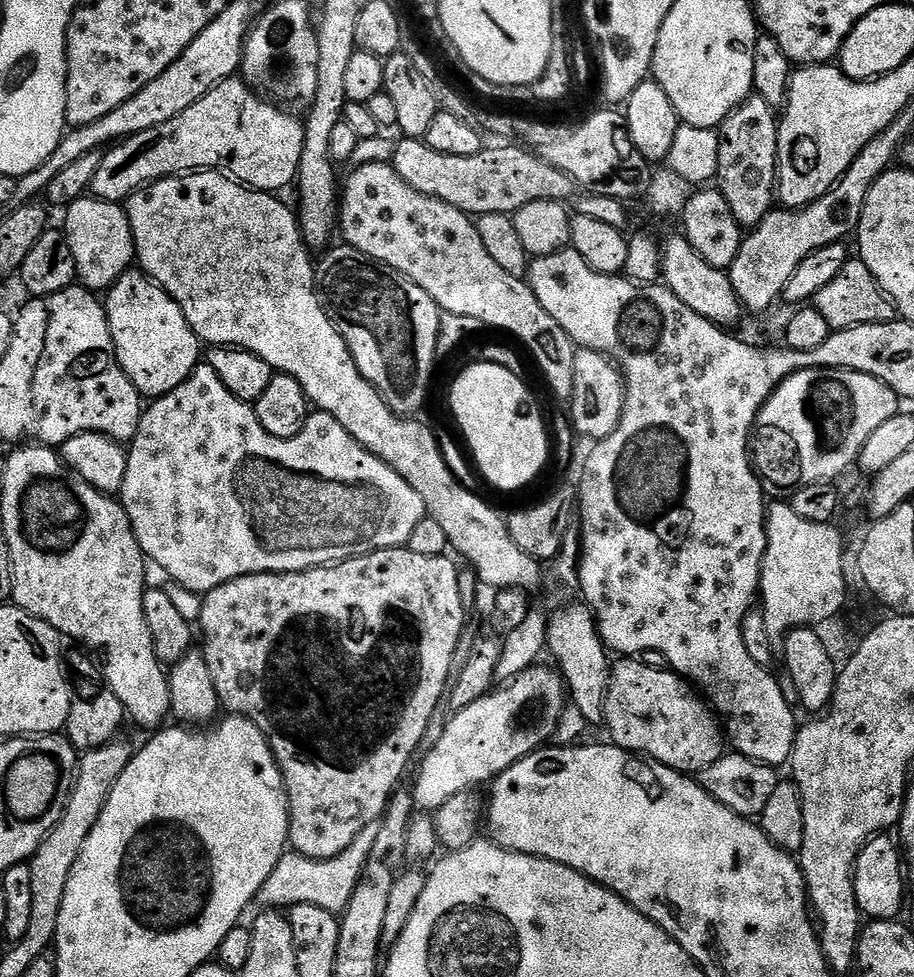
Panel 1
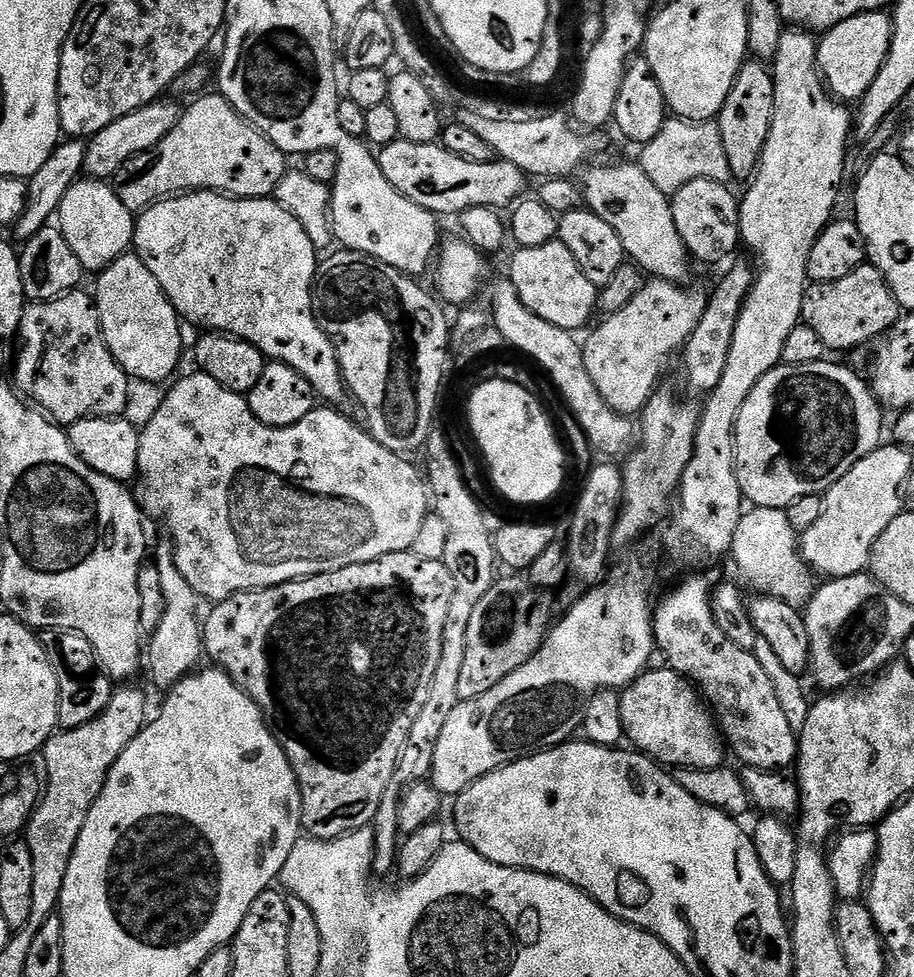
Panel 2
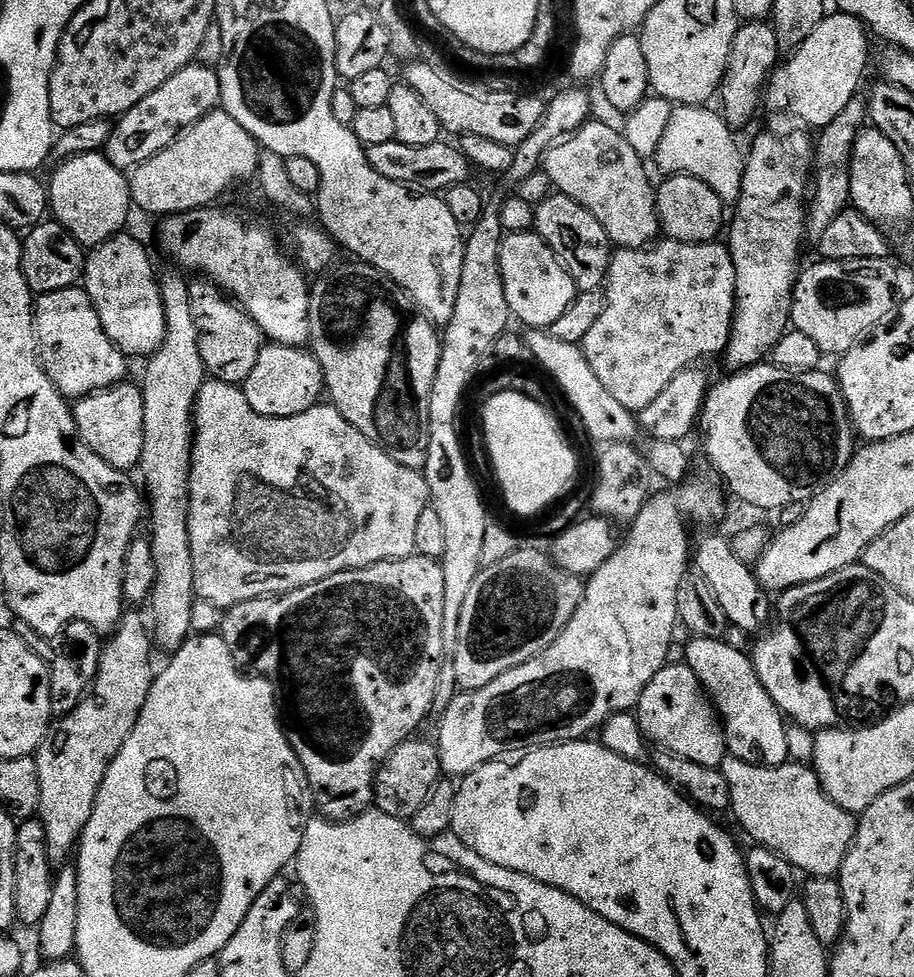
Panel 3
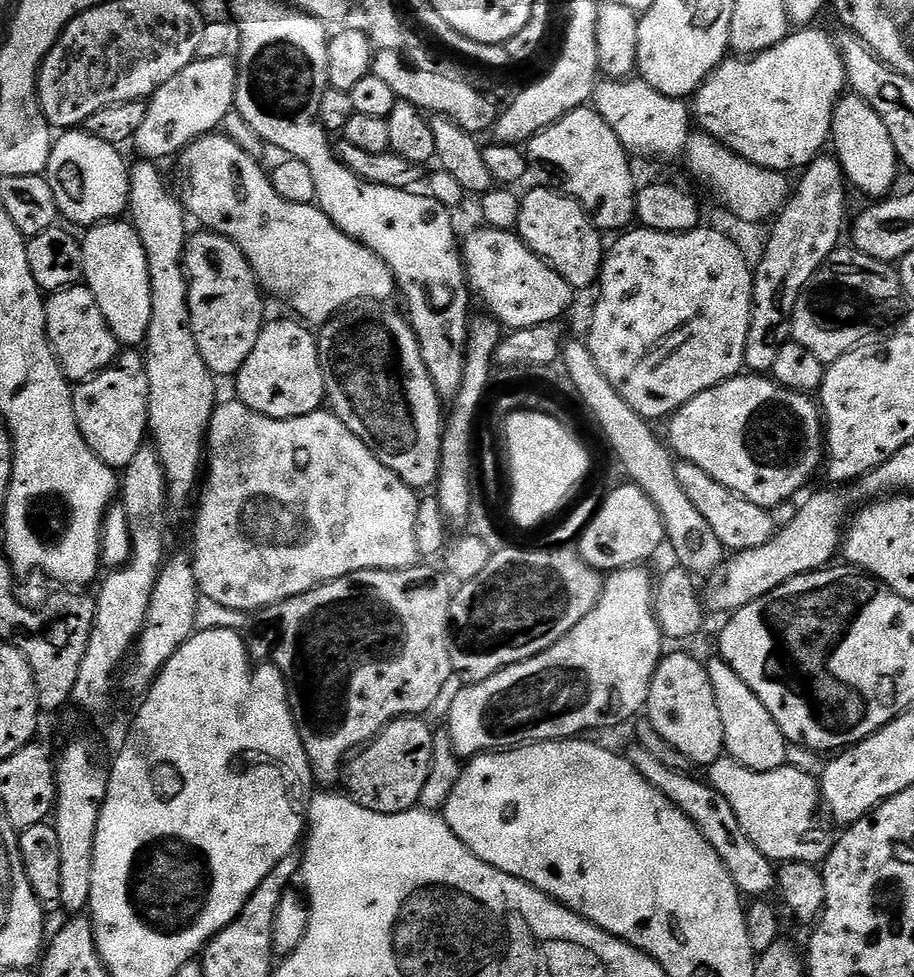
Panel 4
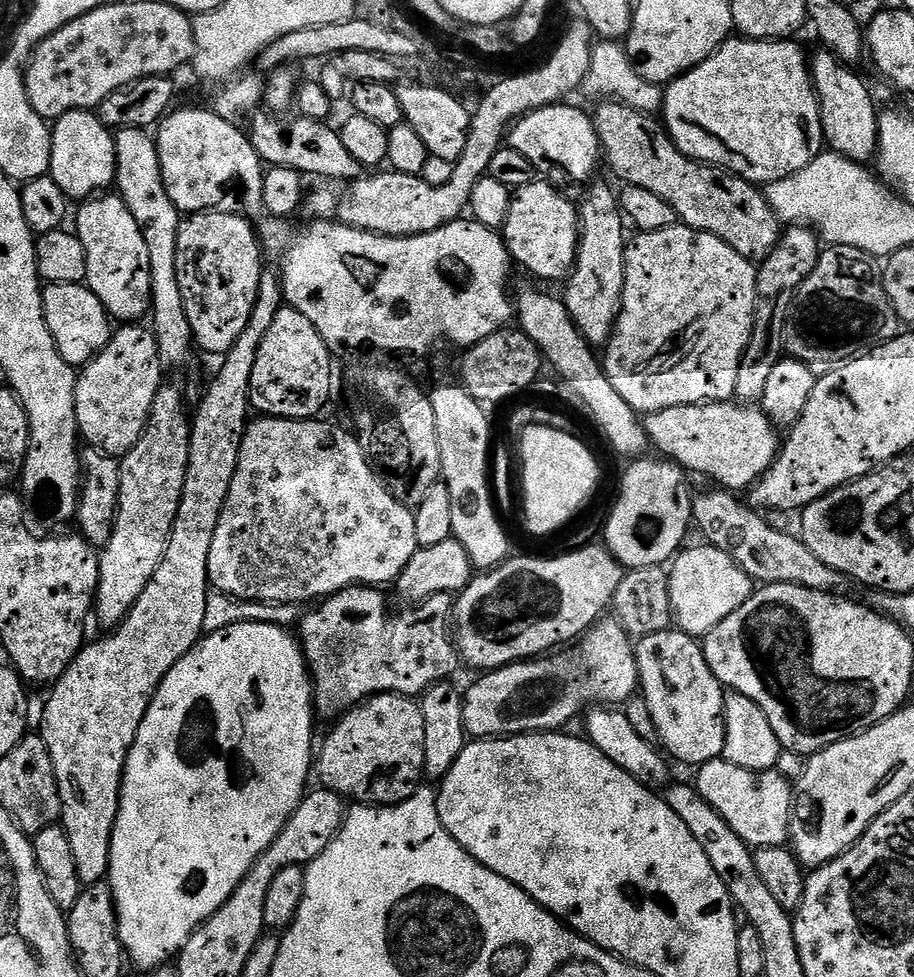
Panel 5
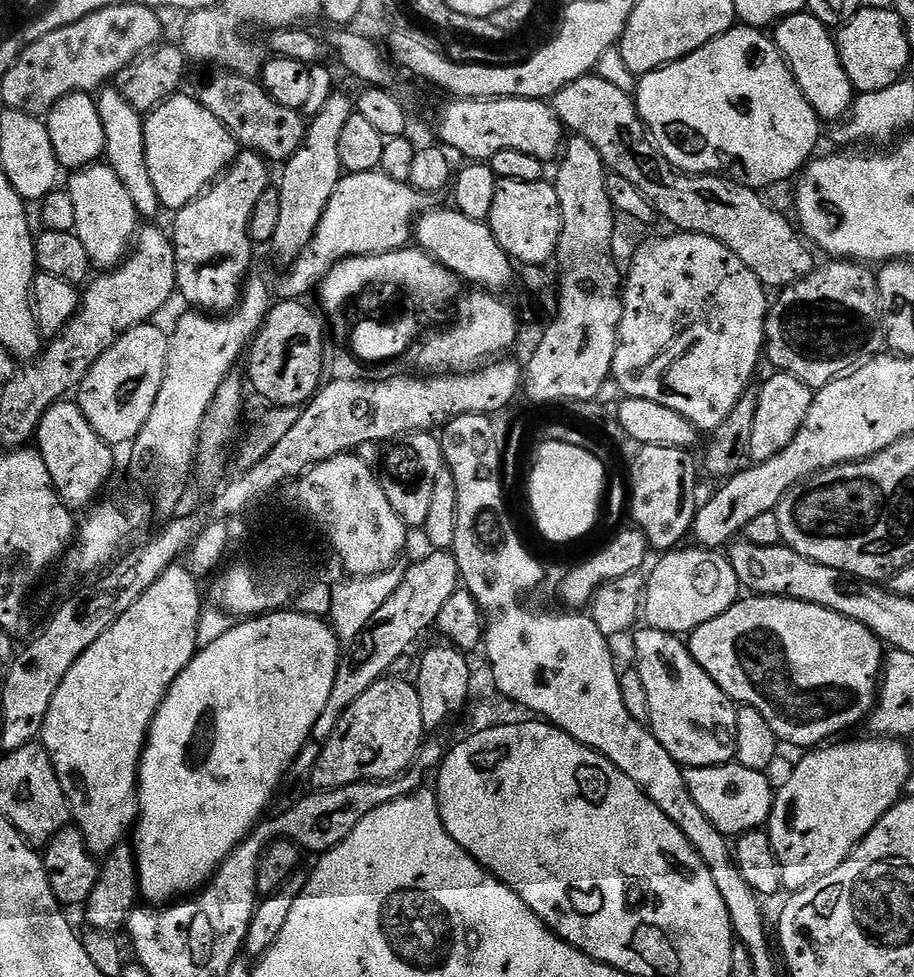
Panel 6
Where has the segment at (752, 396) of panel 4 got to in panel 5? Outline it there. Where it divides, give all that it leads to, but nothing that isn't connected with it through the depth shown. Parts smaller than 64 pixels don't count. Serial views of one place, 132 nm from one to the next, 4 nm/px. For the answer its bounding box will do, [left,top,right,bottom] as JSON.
[644,402,782,490]

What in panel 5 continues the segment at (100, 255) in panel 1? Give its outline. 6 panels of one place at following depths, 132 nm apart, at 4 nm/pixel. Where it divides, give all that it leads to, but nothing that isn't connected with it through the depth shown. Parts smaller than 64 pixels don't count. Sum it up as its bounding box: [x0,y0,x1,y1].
[50,110,116,202]

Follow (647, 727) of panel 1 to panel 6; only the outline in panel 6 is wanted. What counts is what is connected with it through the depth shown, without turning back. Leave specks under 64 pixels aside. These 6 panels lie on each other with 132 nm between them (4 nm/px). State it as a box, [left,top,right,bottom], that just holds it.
[634,626,736,768]

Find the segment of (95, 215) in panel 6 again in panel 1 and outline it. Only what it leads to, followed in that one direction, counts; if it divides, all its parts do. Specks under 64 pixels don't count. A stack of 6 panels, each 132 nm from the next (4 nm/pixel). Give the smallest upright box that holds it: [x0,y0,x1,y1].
[106,270,202,398]

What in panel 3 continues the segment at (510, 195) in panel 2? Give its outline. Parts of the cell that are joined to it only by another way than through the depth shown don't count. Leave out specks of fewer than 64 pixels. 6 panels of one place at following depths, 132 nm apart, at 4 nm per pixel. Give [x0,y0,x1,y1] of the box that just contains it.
[366,139,470,194]

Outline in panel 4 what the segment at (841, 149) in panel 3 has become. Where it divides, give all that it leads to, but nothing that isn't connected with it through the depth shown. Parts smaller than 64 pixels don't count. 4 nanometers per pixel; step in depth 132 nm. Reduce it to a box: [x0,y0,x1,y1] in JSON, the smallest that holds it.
[744,155,849,374]

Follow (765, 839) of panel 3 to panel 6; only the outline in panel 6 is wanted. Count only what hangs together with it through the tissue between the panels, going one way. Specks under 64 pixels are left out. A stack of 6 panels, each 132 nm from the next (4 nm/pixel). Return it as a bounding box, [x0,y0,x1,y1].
[684,764,774,837]

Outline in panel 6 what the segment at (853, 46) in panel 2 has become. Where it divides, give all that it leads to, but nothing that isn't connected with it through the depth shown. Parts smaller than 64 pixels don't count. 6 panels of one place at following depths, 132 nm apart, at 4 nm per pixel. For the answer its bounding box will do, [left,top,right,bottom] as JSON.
[634,26,822,190]

